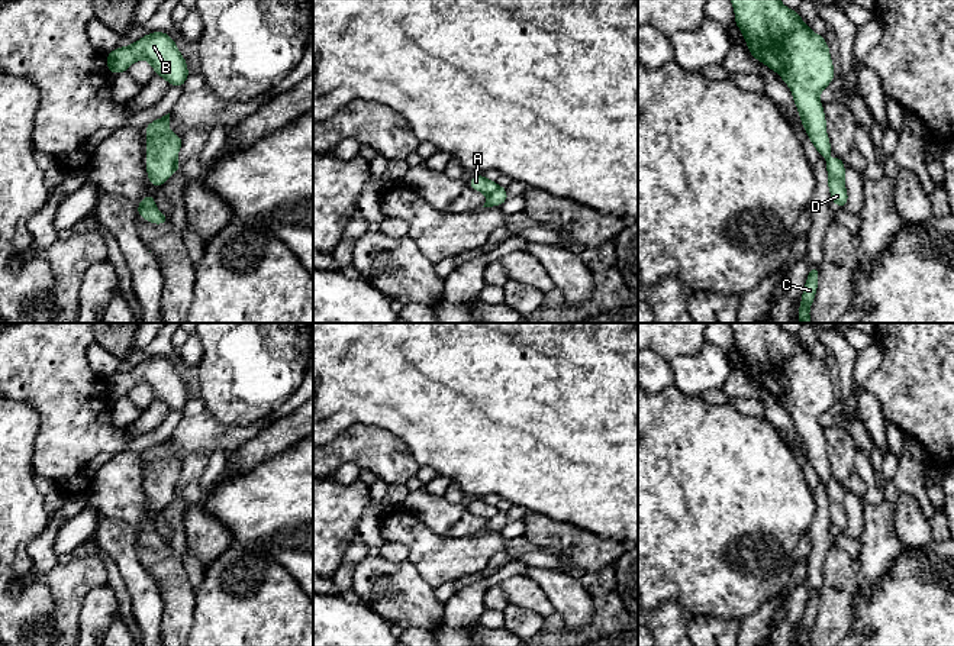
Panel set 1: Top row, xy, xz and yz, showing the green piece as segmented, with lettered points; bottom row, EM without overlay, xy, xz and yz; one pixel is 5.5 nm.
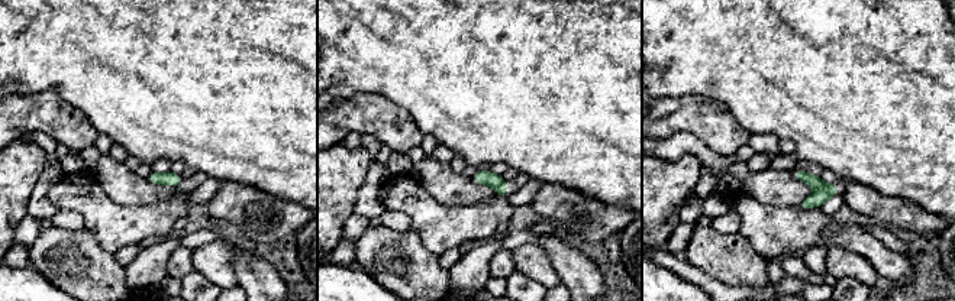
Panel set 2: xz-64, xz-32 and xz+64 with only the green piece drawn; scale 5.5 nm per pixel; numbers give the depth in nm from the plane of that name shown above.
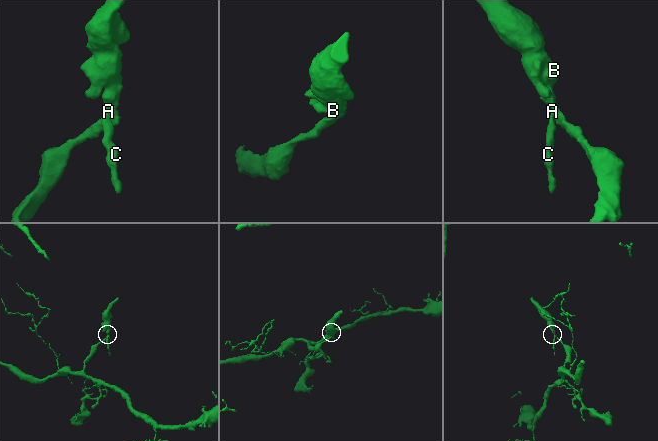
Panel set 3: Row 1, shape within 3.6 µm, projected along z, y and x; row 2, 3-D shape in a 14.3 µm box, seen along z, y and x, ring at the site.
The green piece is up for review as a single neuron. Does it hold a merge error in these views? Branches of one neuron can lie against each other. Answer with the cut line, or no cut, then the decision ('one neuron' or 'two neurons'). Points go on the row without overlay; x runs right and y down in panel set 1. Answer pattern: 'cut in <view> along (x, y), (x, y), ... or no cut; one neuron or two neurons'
cut in xz along (499, 512), (487, 520); two neurons

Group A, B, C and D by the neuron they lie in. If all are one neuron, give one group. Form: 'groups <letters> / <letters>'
groups A B C / D

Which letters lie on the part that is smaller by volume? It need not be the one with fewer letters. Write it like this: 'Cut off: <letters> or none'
Cut off: A, B, C

